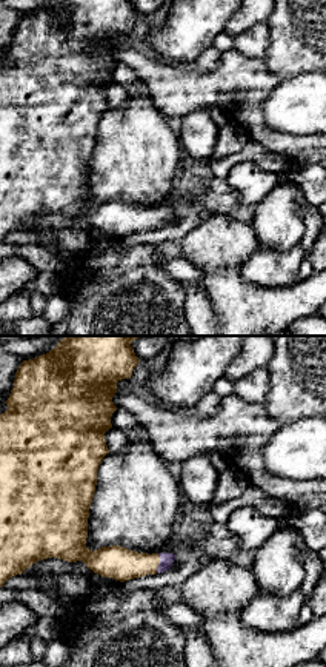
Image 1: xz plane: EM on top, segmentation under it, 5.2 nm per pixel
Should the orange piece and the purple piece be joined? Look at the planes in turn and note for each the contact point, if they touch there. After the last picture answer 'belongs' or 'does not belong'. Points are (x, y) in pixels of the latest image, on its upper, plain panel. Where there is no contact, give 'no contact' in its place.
contact (159, 217)

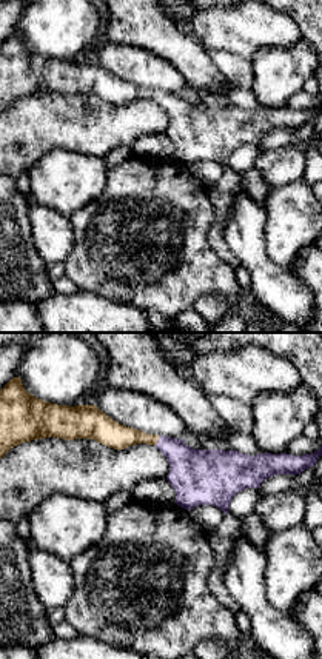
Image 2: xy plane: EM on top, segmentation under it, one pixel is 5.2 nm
contact (157, 94)

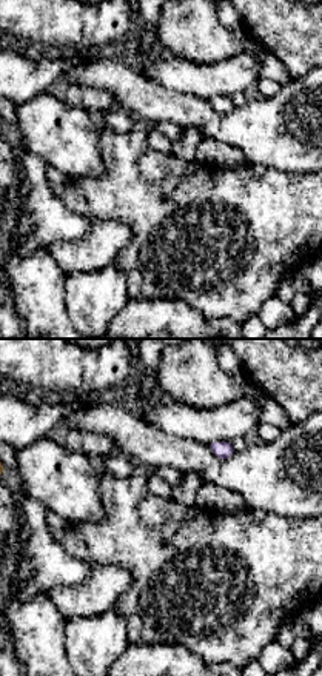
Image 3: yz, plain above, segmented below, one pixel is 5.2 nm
no contact

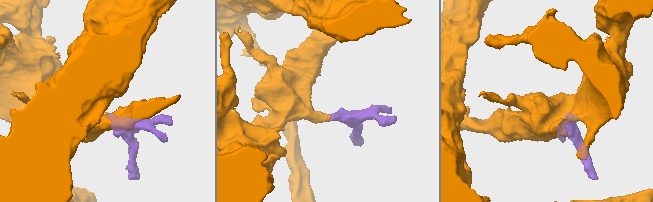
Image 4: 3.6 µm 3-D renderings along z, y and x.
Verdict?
belongs

